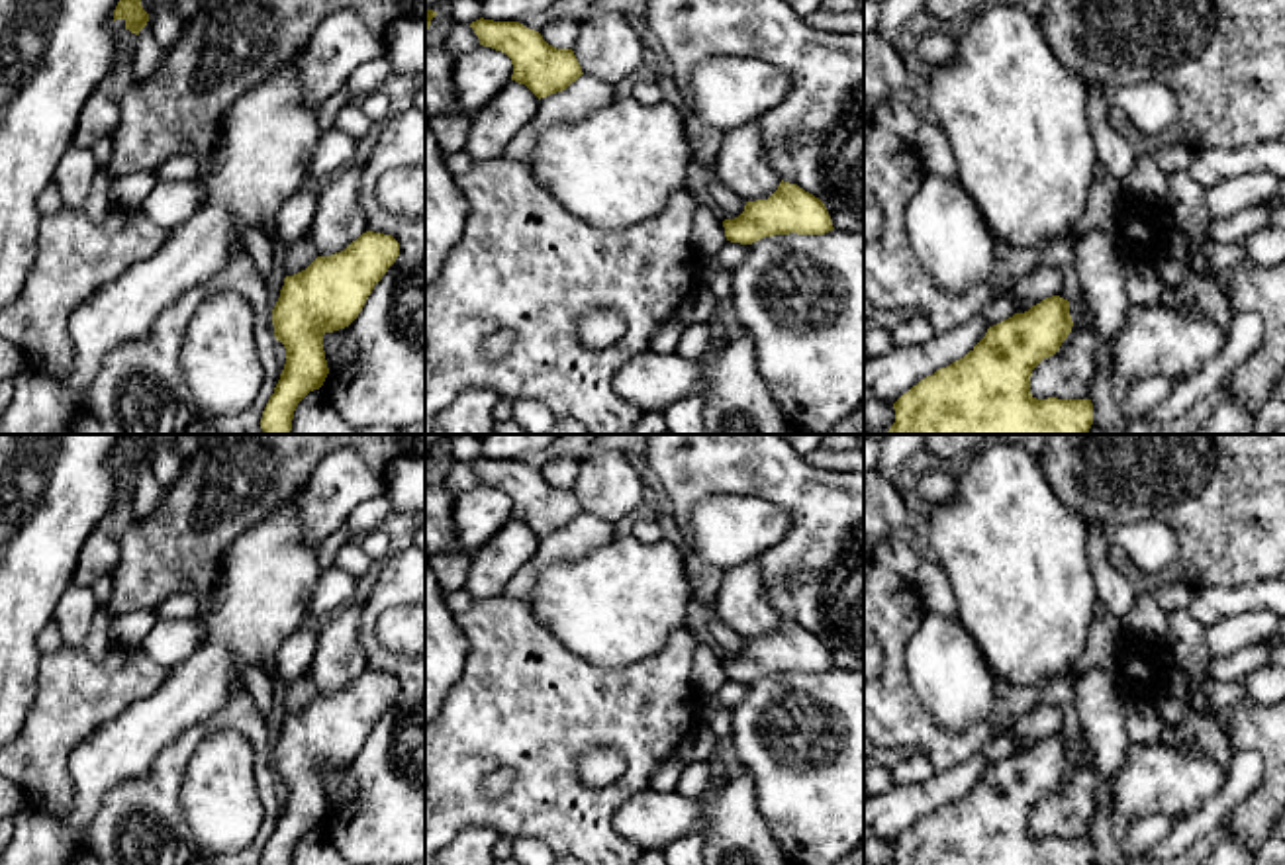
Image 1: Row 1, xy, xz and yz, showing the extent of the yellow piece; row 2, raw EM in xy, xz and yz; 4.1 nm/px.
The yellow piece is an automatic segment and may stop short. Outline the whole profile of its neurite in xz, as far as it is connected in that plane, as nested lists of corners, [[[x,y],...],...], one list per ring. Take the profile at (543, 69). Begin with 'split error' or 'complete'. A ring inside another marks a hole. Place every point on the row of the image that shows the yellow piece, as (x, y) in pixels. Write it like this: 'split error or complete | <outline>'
complete | [[[476,20],[470,23],[480,45],[511,59],[511,80],[525,84],[539,100],[566,90],[584,72],[572,49],[548,45],[535,29],[519,22]]]

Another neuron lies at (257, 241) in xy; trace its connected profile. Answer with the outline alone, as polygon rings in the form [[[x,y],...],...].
[[[243,227],[241,239],[245,252],[253,258],[259,274],[268,276],[272,268],[272,239],[262,227]]]

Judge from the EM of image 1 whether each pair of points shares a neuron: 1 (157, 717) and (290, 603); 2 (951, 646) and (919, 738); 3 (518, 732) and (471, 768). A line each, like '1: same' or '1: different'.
1: same
2: different
3: same

